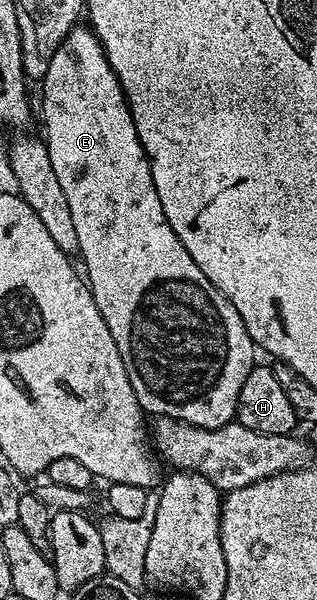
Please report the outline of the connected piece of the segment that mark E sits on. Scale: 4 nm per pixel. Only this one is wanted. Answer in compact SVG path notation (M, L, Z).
M75 26L60 42L56 54L52 54L52 62L48 62L48 70L40 81L42 87L42 128L48 158L52 158L52 170L56 170L56 179L64 190L64 198L68 198L68 210L72 210L72 222L76 226L78 239L77 255L82 256L81 267L85 279L90 286L90 293L108 326L112 330L112 338L116 342L116 350L120 350L120 358L124 358L124 370L128 370L128 382L132 382L132 390L136 390L136 402L140 402L143 413L157 418L167 416L172 420L183 420L197 428L219 428L235 419L240 398L240 386L244 386L244 378L256 366L254 339L248 334L240 314L236 314L236 306L204 278L200 266L192 262L192 254L184 250L180 238L168 226L168 218L164 218L164 206L160 206L160 194L156 194L156 186L152 186L152 170L148 158L144 154L144 146L136 134L136 126L132 122L132 114L126 105L126 96L118 84L106 56L102 52L102 43L95 38L93 31L86 26Z

